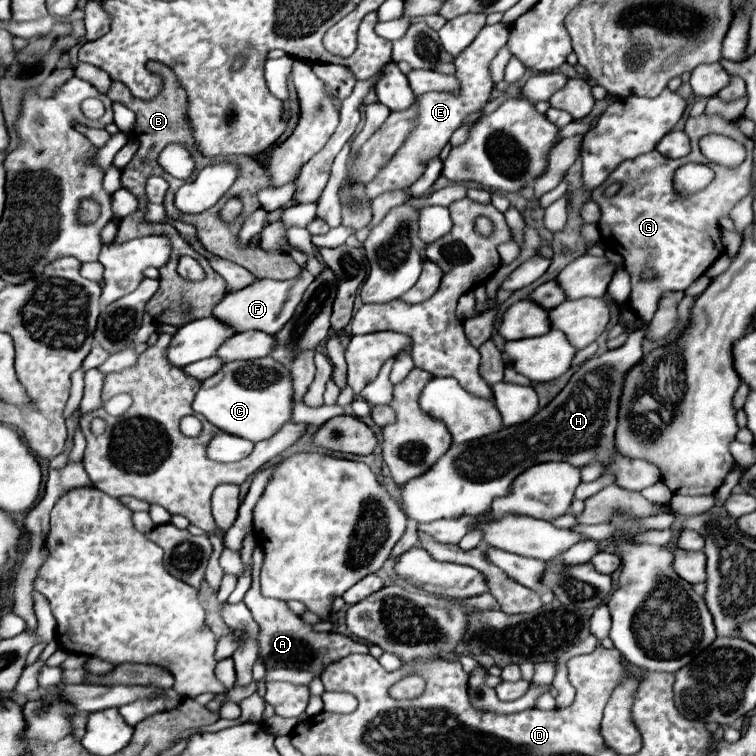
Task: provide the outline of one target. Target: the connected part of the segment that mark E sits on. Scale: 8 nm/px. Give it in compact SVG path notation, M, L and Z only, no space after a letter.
M506 24L484 26L480 30L480 34L476 36L476 40L460 56L456 56L454 76L460 84L460 90L456 94L452 94L452 92L426 92L426 94L418 96L420 124L416 124L416 128L412 128L412 136L408 136L408 140L404 140L404 144L389 163L380 170L374 180L366 185L366 194L370 198L376 198L378 194L388 192L388 190L396 190L396 188L404 188L404 186L414 184L422 176L424 164L430 158L440 154L440 150L450 140L452 132L462 124L462 120L470 112L482 110L486 106L486 102L490 100L492 86L494 86L494 82L490 78L490 62L496 56L496 52L508 42L508 34L510 34L510 28Z

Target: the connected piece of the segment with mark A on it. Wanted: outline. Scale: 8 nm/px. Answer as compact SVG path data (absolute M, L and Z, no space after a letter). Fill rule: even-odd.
M257 545L254 548L252 554L253 569L252 569L252 586L244 597L244 603L252 616L256 618L256 622L260 624L260 658L266 662L266 666L284 666L284 668L294 668L294 670L310 670L310 672L316 672L320 674L324 670L324 666L348 656L348 654L354 654L354 652L360 652L360 654L366 654L368 652L368 646L362 644L362 642L356 642L348 636L342 636L342 634L318 634L312 630L310 624L306 624L304 620L300 620L300 616L296 616L294 612L288 610L286 602L284 600L276 600L276 598L266 598L262 596L260 592L260 572L264 562L264 550ZM326 650L328 650L328 658L326 658Z

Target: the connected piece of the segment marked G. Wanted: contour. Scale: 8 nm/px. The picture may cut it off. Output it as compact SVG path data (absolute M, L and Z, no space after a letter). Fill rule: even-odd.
M700 114L690 116L686 120L686 134L690 136L690 154L678 160L668 160L660 152L652 150L646 154L640 154L634 160L624 160L604 184L600 184L596 190L592 190L592 200L600 206L600 236L606 248L612 252L618 252L624 258L624 268L632 274L632 292L628 298L628 304L632 306L632 312L642 318L644 322L650 322L662 292L666 290L686 290L696 278L700 278L722 254L724 244L720 238L720 218L728 216L728 212L750 194L750 178L754 168L752 158L752 140L744 136L738 130L738 120L726 120L718 114ZM706 134L724 134L738 142L742 142L748 150L746 160L738 168L726 168L708 160L702 160L698 140ZM696 162L706 164L714 172L714 180L700 190L694 196L682 198L674 194L672 190L672 178L678 166ZM620 182L620 190L612 198L604 198L604 188ZM644 270L654 270L656 278L642 280Z

